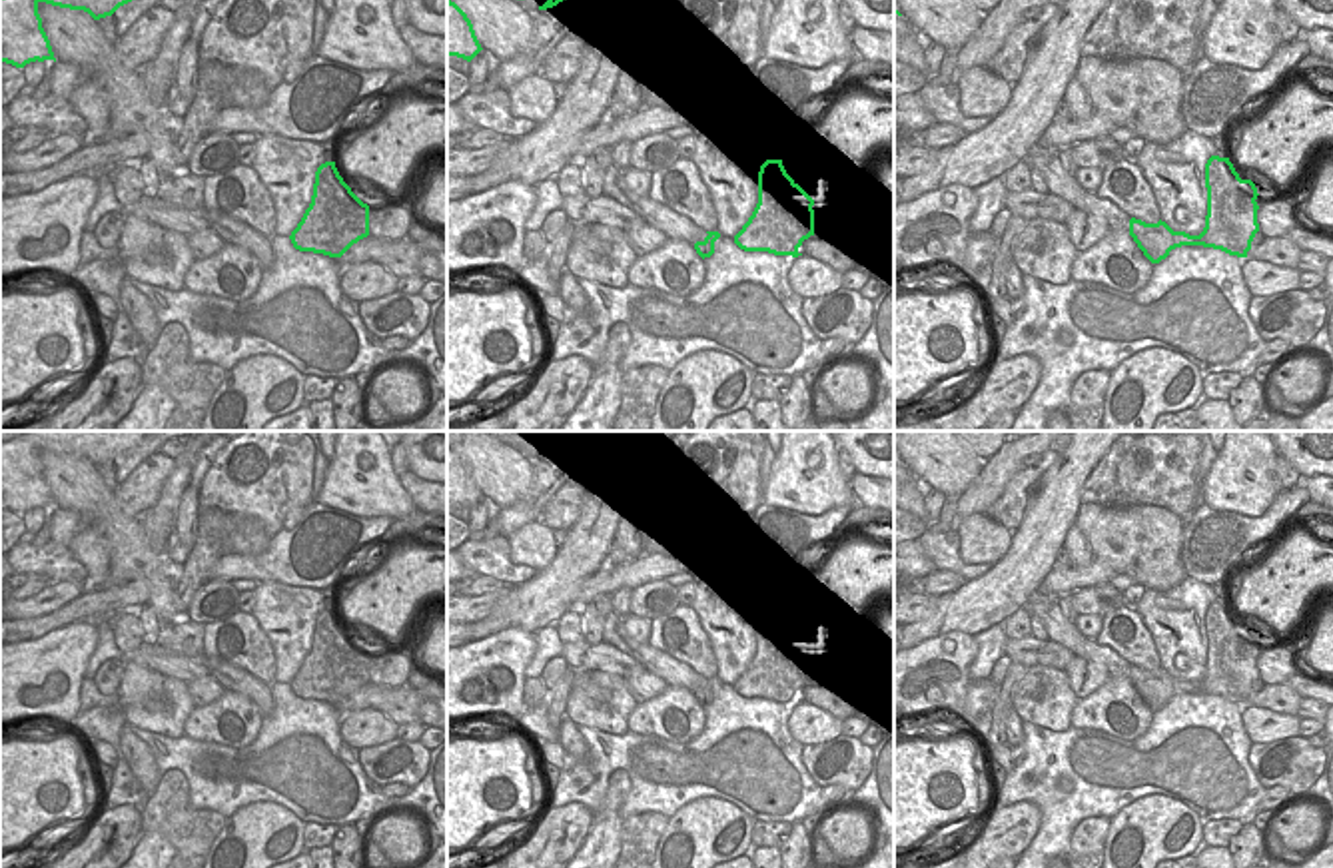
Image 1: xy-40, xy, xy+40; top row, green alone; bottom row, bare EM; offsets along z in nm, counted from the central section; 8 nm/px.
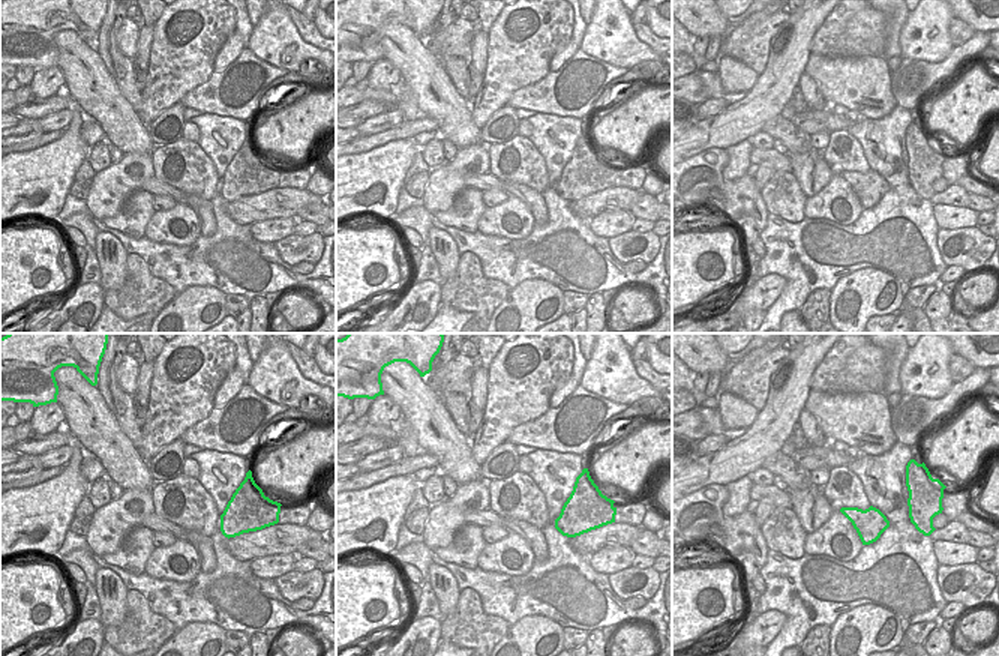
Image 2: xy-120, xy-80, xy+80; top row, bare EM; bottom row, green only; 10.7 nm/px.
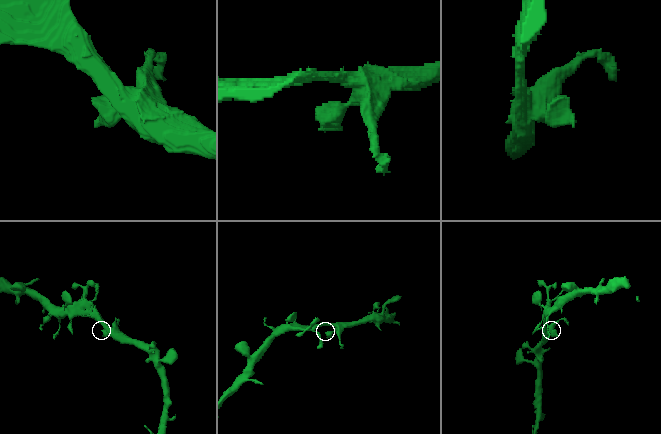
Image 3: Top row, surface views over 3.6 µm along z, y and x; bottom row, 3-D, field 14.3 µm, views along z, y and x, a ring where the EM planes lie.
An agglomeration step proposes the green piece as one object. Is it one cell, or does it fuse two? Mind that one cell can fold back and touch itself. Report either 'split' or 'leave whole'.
leave whole

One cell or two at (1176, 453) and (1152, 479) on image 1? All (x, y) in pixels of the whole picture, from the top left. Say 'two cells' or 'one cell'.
two cells

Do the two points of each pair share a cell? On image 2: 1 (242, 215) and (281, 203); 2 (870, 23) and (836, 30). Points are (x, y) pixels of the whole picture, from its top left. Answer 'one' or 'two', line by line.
1: one
2: one

